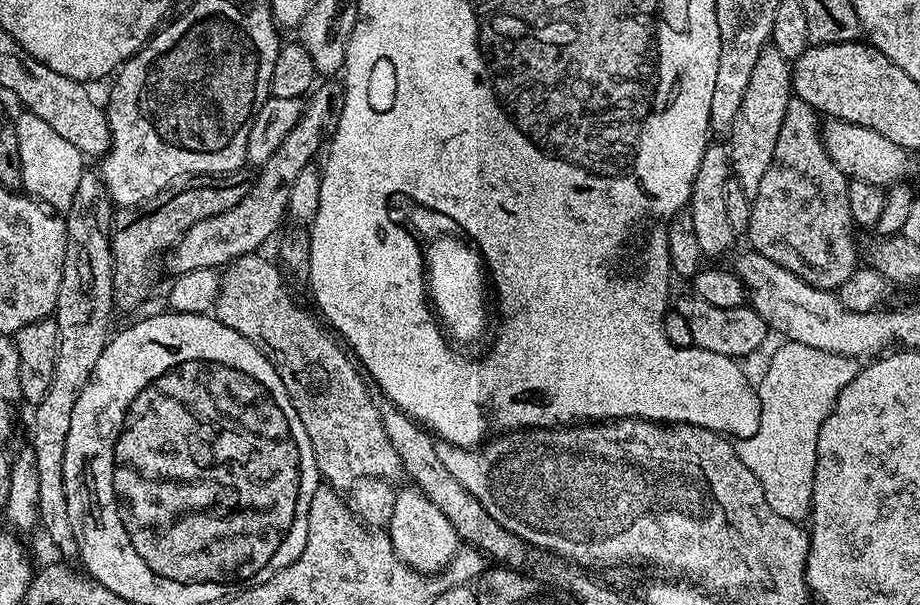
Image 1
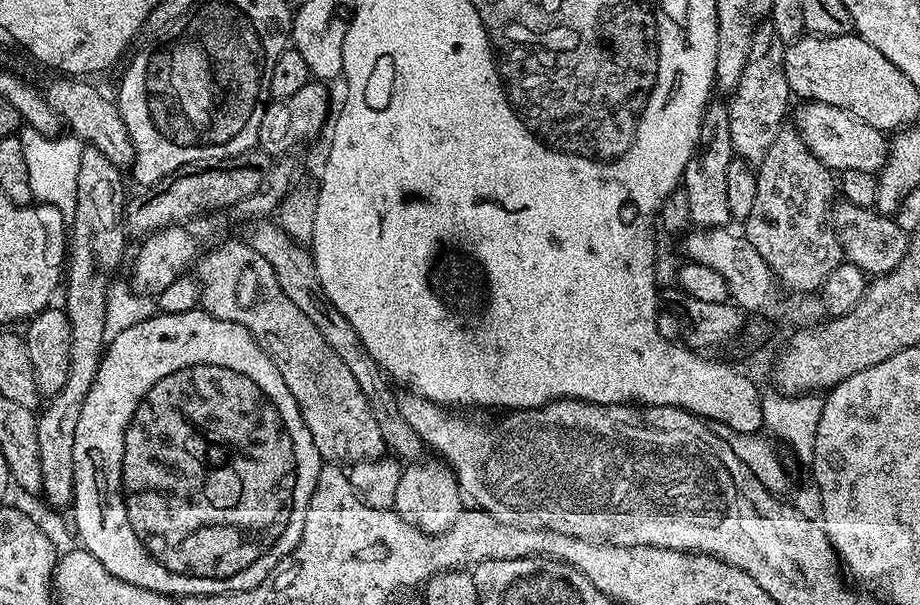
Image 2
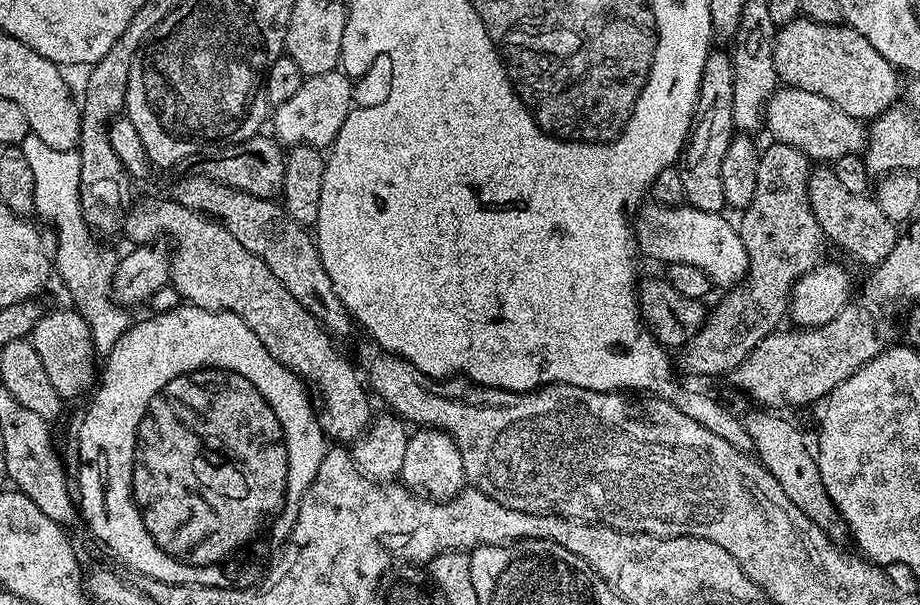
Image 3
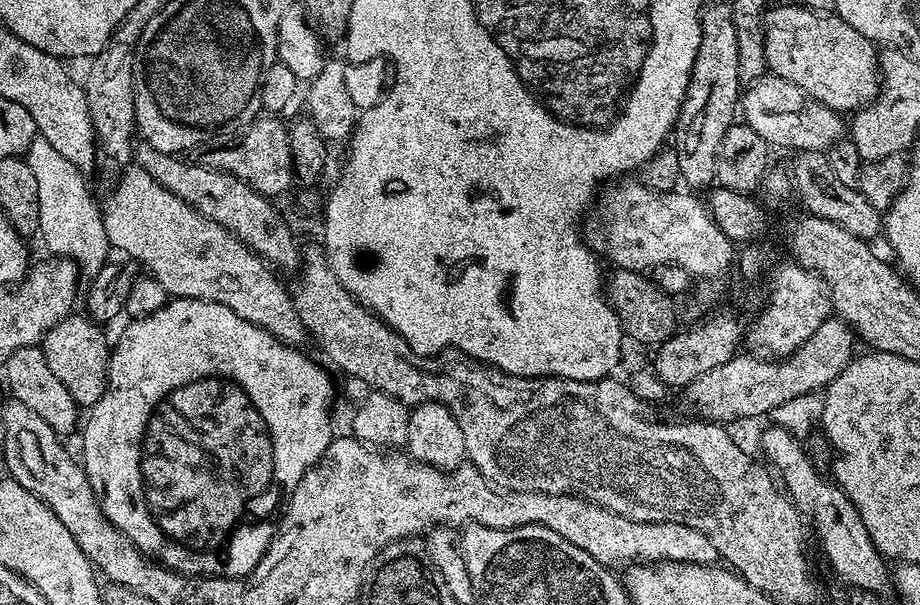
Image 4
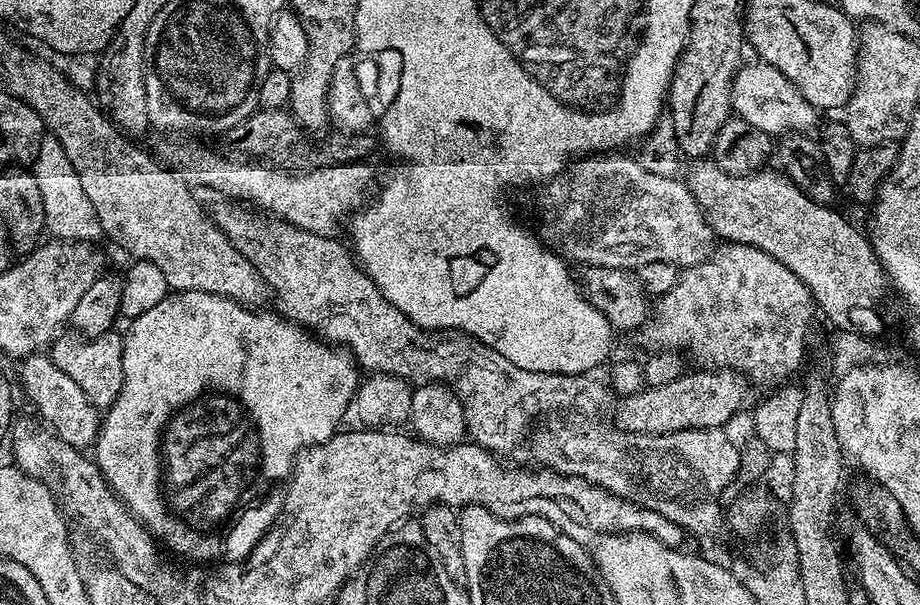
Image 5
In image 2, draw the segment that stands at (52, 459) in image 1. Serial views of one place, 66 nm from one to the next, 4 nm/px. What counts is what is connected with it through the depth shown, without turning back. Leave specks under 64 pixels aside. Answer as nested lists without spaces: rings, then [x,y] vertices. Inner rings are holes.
[[[84,147],[82,163],[78,165],[76,205],[70,217],[72,237],[68,240],[68,272],[66,268],[68,289],[62,301],[70,324],[70,366],[62,390],[51,396],[36,416],[38,458],[42,470],[40,487],[42,496],[48,499],[52,508],[67,509],[71,505],[74,490],[74,430],[78,430],[82,402],[86,402],[86,394],[90,394],[90,386],[98,374],[100,357],[104,355],[106,347],[104,322],[108,293],[113,283],[112,271],[124,256],[126,237],[126,195],[120,174],[121,169],[106,158],[101,150]]]

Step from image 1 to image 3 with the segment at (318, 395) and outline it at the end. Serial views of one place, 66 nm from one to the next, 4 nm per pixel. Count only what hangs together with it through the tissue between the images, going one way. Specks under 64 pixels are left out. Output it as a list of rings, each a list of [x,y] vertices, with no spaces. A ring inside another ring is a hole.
[[[165,198],[153,204],[144,204],[133,212],[131,209],[122,221],[122,232],[136,246],[161,238],[171,241],[174,251],[170,256],[170,284],[178,296],[211,312],[238,314],[238,318],[242,318],[242,322],[246,322],[246,326],[258,334],[262,346],[270,350],[279,364],[321,392],[320,400],[318,396],[318,419],[329,441],[355,442],[364,435],[370,423],[369,393],[354,364],[352,369],[351,362],[332,345],[333,337],[297,302],[294,294],[290,294],[290,290],[286,290],[286,286],[282,286],[282,282],[270,274],[270,266],[266,266],[262,258],[250,254],[250,250],[246,250],[246,246],[242,246],[242,242],[230,234],[230,230],[182,206],[177,200]]]

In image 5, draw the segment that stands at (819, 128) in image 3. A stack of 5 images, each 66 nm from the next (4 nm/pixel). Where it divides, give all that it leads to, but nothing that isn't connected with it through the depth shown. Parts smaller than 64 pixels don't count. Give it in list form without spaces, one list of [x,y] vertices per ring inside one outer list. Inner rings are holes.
[[[763,62],[745,63],[737,72],[732,83],[732,111],[742,117],[750,126],[758,126],[758,130],[766,130],[766,134],[779,138],[785,134],[808,134],[816,124],[818,109],[774,66]]]

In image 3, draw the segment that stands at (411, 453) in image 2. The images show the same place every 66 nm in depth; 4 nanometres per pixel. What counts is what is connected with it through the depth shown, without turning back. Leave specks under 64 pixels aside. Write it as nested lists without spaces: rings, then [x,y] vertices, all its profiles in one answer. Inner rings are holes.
[[[199,174],[182,177],[173,186],[170,196],[182,206],[199,212],[215,220],[226,230],[230,230],[230,234],[234,234],[234,238],[238,238],[238,242],[242,242],[242,246],[246,246],[246,250],[250,250],[250,254],[262,258],[262,262],[266,262],[266,266],[270,266],[270,274],[274,274],[274,278],[278,278],[278,282],[282,282],[282,286],[286,286],[286,290],[290,290],[290,294],[294,294],[297,302],[324,327],[325,332],[336,338],[351,334],[352,328],[354,329],[352,313],[344,309],[344,303],[340,301],[338,294],[334,294],[334,286],[322,266],[322,258],[316,249],[313,233],[305,225],[291,220],[283,203],[239,192],[236,188],[220,184],[217,180],[211,180],[209,176]]]

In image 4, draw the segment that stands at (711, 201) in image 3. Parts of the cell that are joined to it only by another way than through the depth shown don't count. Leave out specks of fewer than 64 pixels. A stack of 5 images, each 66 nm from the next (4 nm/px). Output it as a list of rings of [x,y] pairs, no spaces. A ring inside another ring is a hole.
[[[724,2],[724,4],[709,3],[703,9],[700,18],[700,45],[698,46],[698,54],[694,58],[694,66],[692,67],[692,77],[688,83],[688,94],[684,97],[684,101],[680,103],[680,113],[676,119],[676,126],[674,129],[674,147],[678,154],[678,170],[680,171],[680,180],[683,181],[689,189],[700,190],[696,188],[705,188],[705,190],[713,187],[716,179],[716,163],[718,162],[718,146],[722,146],[722,138],[726,138],[726,130],[730,130],[730,126],[737,119],[738,105],[742,95],[742,79],[739,74],[739,56],[738,56],[738,38],[735,34],[735,24],[732,21],[732,5],[731,3]]]

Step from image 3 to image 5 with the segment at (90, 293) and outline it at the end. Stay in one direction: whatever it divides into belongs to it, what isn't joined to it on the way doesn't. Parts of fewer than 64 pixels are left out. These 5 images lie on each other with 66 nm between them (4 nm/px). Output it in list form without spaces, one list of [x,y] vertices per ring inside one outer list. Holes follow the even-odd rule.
[[[45,135],[44,141],[34,161],[34,171],[38,178],[38,190],[42,190],[42,206],[47,231],[61,240],[83,240],[96,242],[102,233],[98,214],[94,214],[94,206],[90,206],[90,198],[86,198],[86,190],[82,190],[82,182],[78,182],[78,174],[74,174],[74,166],[70,166],[70,158],[66,158],[66,150],[51,136]]]

